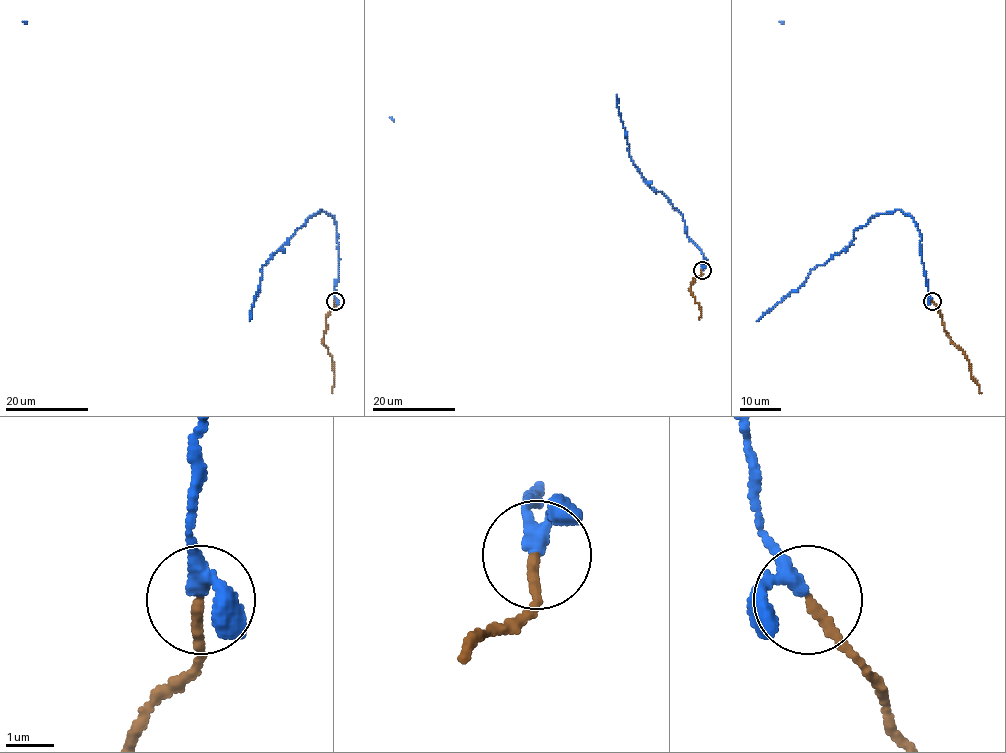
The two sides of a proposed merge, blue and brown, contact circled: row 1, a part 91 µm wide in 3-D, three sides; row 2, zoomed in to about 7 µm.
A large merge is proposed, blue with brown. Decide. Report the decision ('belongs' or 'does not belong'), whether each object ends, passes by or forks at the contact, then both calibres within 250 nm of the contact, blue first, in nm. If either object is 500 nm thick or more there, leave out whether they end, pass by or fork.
belongs; blue passes by; brown ends; calibres 240 and 220 nm

